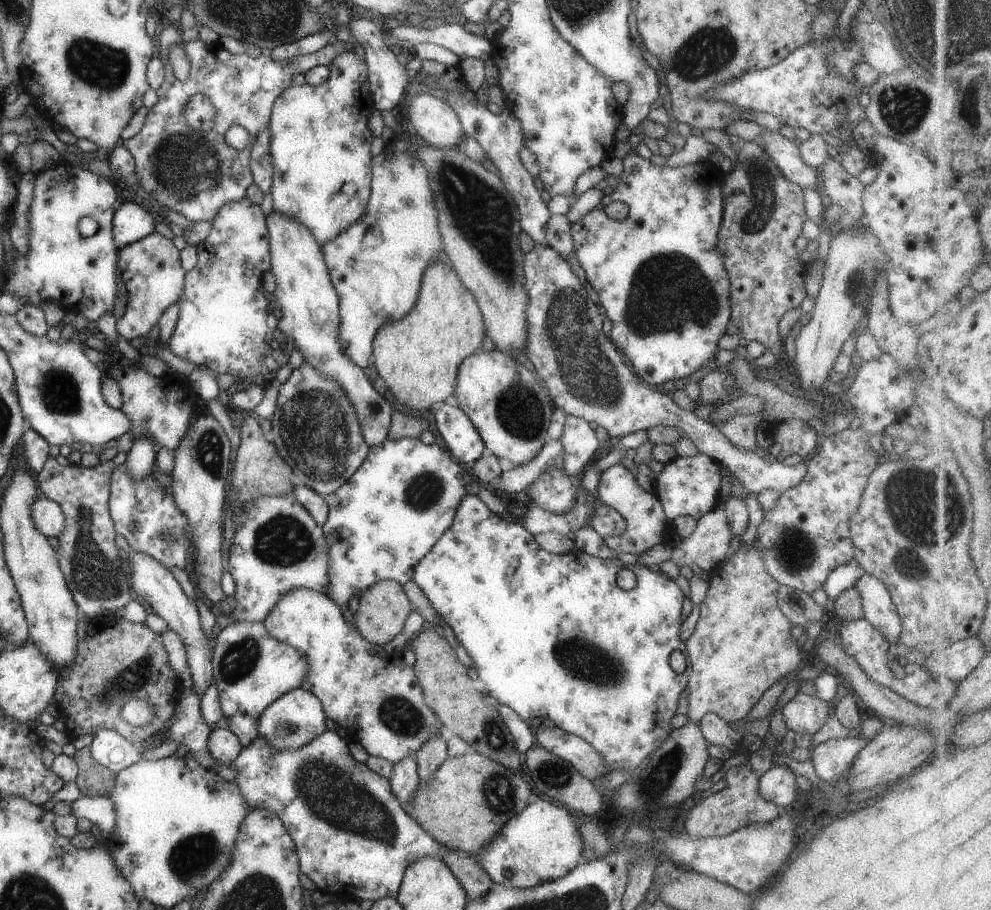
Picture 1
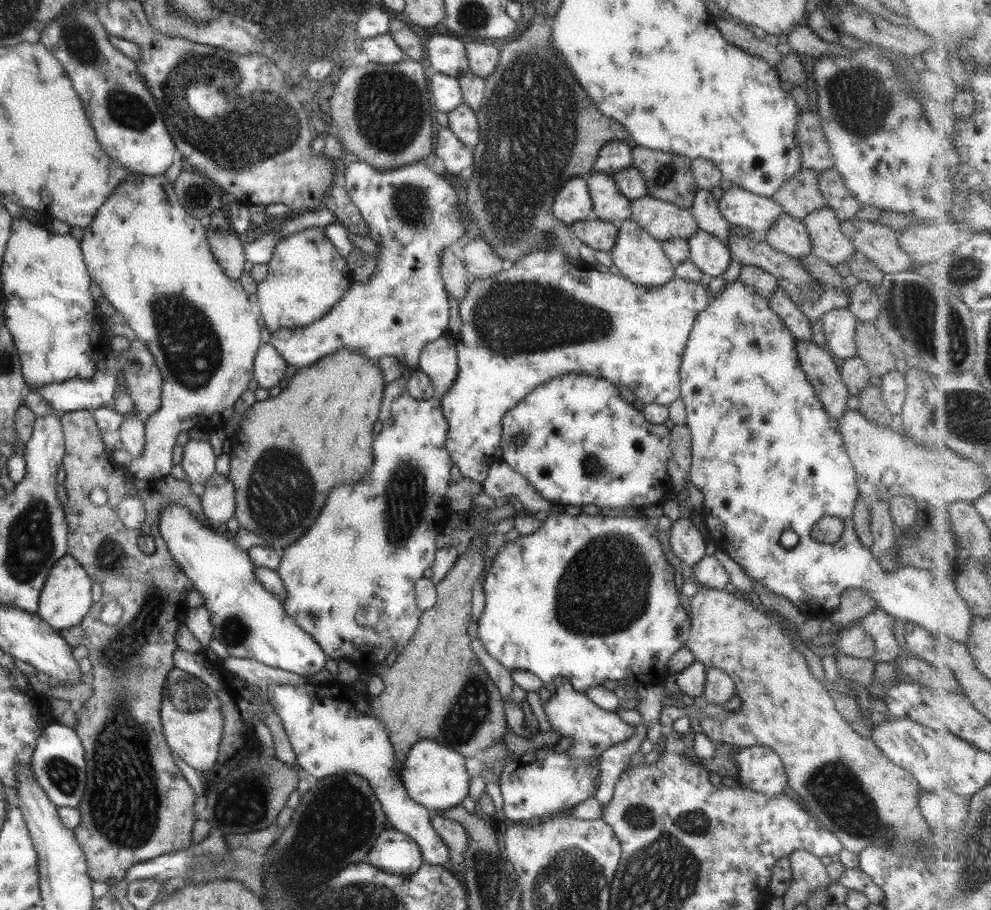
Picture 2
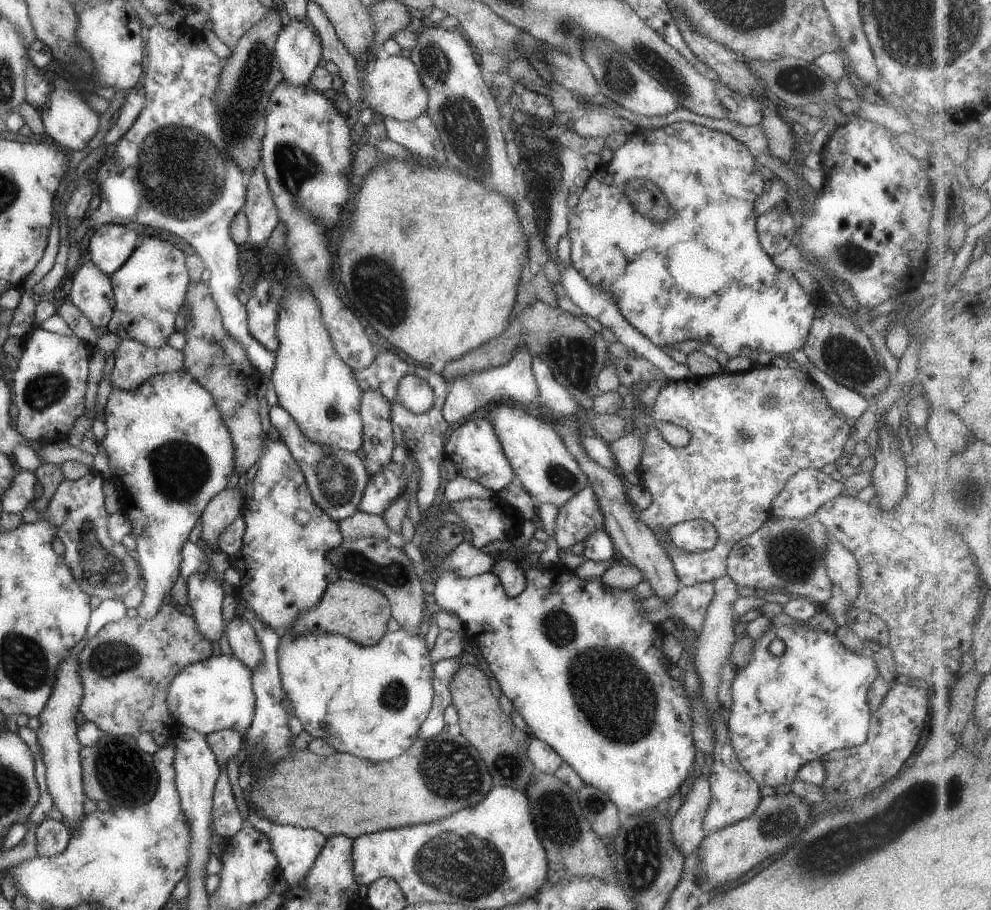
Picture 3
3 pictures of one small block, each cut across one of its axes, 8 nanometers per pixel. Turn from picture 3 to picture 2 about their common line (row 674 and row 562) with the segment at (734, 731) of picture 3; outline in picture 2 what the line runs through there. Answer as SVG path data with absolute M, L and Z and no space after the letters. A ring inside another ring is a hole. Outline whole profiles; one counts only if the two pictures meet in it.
M733 281L725 283L723 291L713 297L693 321L679 367L680 398L686 410L685 424L689 429L692 442L691 467L687 472L687 483L695 485L703 494L700 514L701 528L716 549L723 551L735 564L738 564L744 573L763 588L774 592L777 596L786 598L788 602L797 607L800 613L811 620L827 618L839 606L839 596L845 588L860 588L876 602L877 608L884 610L899 622L912 622L928 630L934 637L951 637L953 640L968 644L974 614L968 602L960 595L956 584L948 576L933 576L928 570L910 566L896 566L887 568L880 565L872 556L870 549L863 546L854 531L852 523L852 510L859 496L856 485L856 472L849 462L836 418L831 418L819 402L813 387L809 384L806 374L800 367L796 353L796 339L785 328L779 316L775 315L768 305L768 299L757 294L753 288L742 282ZM783 530L793 530L798 536L796 545L784 548L779 544L779 536Z

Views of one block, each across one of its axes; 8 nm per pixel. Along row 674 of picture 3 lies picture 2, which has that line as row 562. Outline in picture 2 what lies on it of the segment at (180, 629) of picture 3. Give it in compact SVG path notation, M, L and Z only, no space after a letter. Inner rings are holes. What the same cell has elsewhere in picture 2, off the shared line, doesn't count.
M91 410L61 412L60 423L64 436L62 465L65 477L62 485L67 497L67 502L63 504L65 508L62 508L68 526L66 554L74 558L92 582L101 587L101 608L109 601L118 602L122 608L121 616L114 625L81 626L79 623L58 631L70 647L85 646L86 657L91 665L87 679L93 687L91 697L81 706L75 706L77 722L73 730L84 748L86 787L77 808L80 821L72 833L84 854L89 878L92 881L113 883L123 879L132 864L191 847L189 840L195 822L195 796L173 761L174 756L162 734L159 714L161 690L168 673L174 668L173 652L176 645L173 638L177 626L183 623L189 609L186 605L187 593L194 588L169 556L166 544L158 533L158 512L169 503L182 503L198 521L207 526L211 523L203 514L200 490L187 481L167 475L161 479L146 479L146 484L139 484L139 490L135 489L133 477L112 462L110 453L101 441L101 431L95 425ZM96 486L103 488L107 495L106 502L102 505L94 505L89 501L89 492ZM128 496L141 500L146 512L139 528L127 528L119 520L117 505ZM141 534L150 536L154 541L155 549L150 555L143 554L137 548L136 538Z

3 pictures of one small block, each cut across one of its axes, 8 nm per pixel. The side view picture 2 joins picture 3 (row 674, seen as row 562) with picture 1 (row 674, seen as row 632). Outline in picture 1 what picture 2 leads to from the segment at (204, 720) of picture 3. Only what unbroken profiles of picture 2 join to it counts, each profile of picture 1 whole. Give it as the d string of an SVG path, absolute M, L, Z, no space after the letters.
M261 621L225 625L215 636L210 661L222 715L242 748L258 736L257 721L263 709L279 695L300 687L308 671L307 659L295 647L271 637Z

